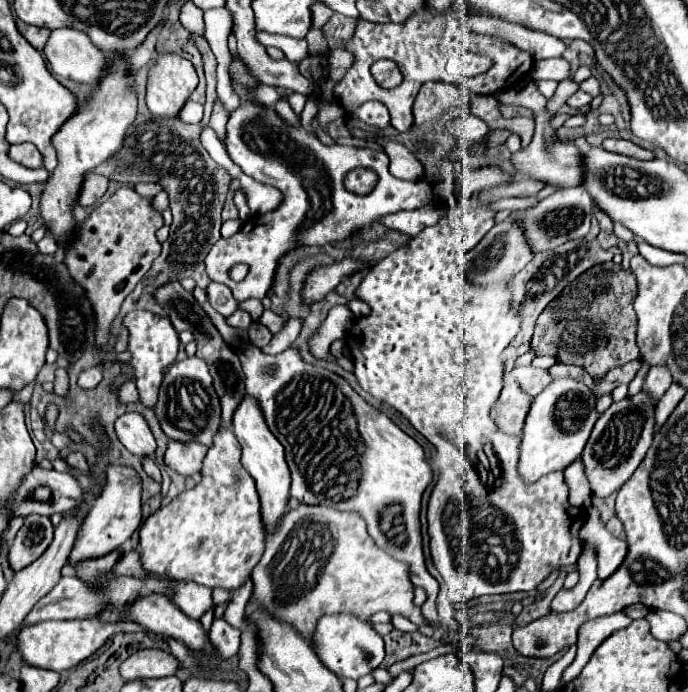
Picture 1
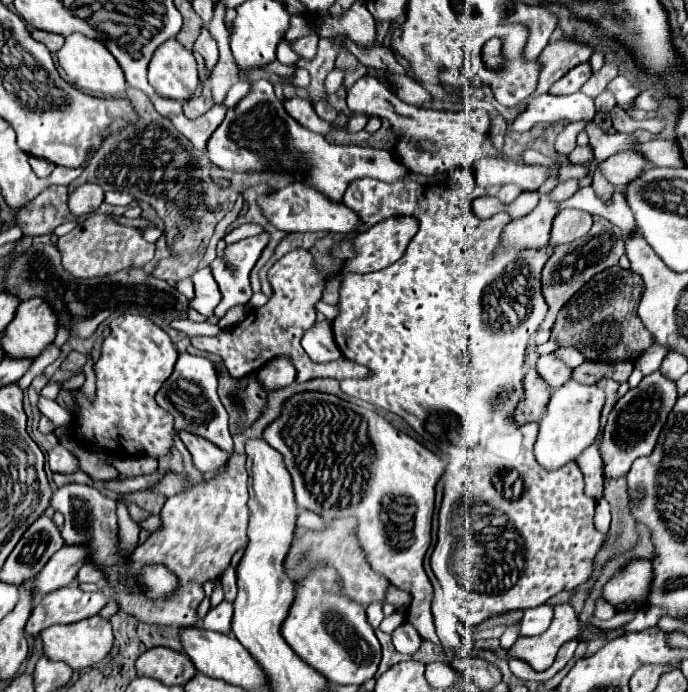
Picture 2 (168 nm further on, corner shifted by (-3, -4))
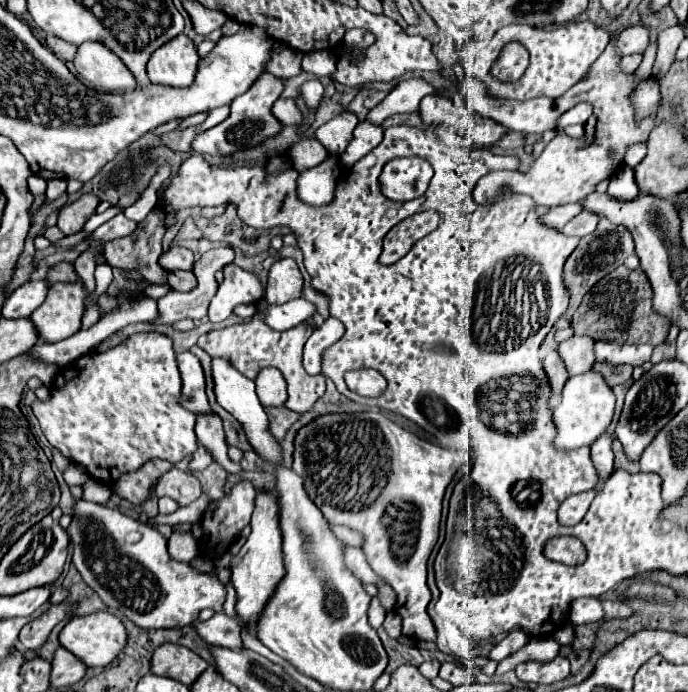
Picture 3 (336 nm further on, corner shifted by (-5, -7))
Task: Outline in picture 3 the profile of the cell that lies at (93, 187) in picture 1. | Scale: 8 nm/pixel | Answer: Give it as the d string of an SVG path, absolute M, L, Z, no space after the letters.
M82 194L72 204L64 206L58 214L58 228L68 236L82 230L82 224L96 212L100 200L94 194Z

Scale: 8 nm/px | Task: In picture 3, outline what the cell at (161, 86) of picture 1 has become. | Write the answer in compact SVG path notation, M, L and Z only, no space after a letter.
M182 34L176 40L158 48L148 60L148 78L152 84L172 86L172 88L188 88L196 80L200 56L196 52L194 42Z

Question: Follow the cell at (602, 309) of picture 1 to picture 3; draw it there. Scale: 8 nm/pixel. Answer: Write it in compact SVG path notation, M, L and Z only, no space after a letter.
M626 266L616 268L584 296L582 304L576 308L569 328L558 330L555 341L562 343L573 336L590 336L608 344L652 344L664 342L670 322L666 318L654 318L652 310L652 288L646 274L638 270L628 270Z

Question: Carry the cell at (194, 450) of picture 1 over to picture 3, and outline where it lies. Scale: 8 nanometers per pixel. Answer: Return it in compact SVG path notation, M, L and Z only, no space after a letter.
M216 414L214 416L198 416L194 432L196 432L198 444L202 448L206 448L206 452L212 456L212 460L216 464L220 464L226 472L238 474L242 470L240 464L234 464L228 456L228 444L224 438L220 416L216 416Z

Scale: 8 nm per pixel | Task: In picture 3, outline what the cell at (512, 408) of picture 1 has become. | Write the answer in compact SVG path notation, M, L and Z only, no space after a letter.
M550 352L544 360L542 360L542 368L548 376L548 384L550 384L550 408L554 408L560 400L560 392L562 386L566 382L566 368L562 368L562 360L558 360L558 352Z

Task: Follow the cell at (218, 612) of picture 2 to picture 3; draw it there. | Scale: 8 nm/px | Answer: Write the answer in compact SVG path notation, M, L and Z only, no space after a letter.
M84 498L76 500L72 522L68 526L68 536L72 542L72 564L82 574L84 582L98 592L108 608L120 612L134 624L142 628L180 628L192 624L198 618L198 612L212 608L214 612L224 612L226 588L214 576L194 570L190 564L174 562L166 550L166 538L142 524L140 520L126 516L118 508L110 508L98 502L88 502Z

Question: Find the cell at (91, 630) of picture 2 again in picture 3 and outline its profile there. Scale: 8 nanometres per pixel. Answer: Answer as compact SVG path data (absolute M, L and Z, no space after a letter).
M96 612L96 614L88 614L88 616L76 616L72 622L68 622L60 630L58 642L62 648L72 652L76 658L80 658L88 668L108 666L122 652L122 648L126 644L126 630L124 630L122 620L116 614Z

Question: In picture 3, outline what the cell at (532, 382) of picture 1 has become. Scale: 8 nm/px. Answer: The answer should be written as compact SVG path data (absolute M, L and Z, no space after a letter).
M572 336L570 340L562 342L558 346L558 354L566 366L568 376L584 374L594 364L594 352L592 352L594 340L586 336Z

